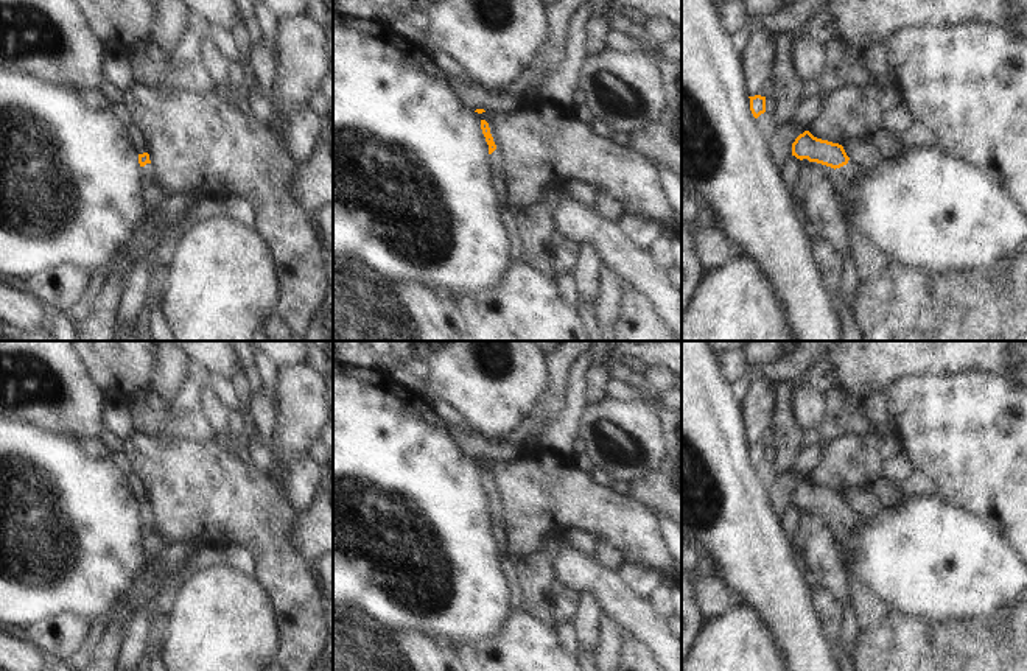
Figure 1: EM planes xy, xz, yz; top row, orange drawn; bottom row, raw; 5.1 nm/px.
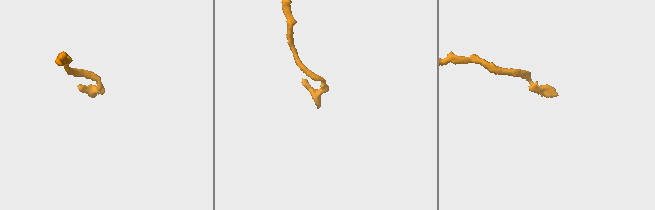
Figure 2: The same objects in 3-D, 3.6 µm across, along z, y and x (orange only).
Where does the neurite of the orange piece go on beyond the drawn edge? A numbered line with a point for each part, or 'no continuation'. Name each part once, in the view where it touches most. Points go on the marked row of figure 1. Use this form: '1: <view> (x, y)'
1: yz (869, 259)

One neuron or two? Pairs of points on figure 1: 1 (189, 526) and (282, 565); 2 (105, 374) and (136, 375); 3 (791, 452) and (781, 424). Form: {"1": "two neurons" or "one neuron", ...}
{"1": "one neuron", "2": "one neuron", "3": "one neuron"}

